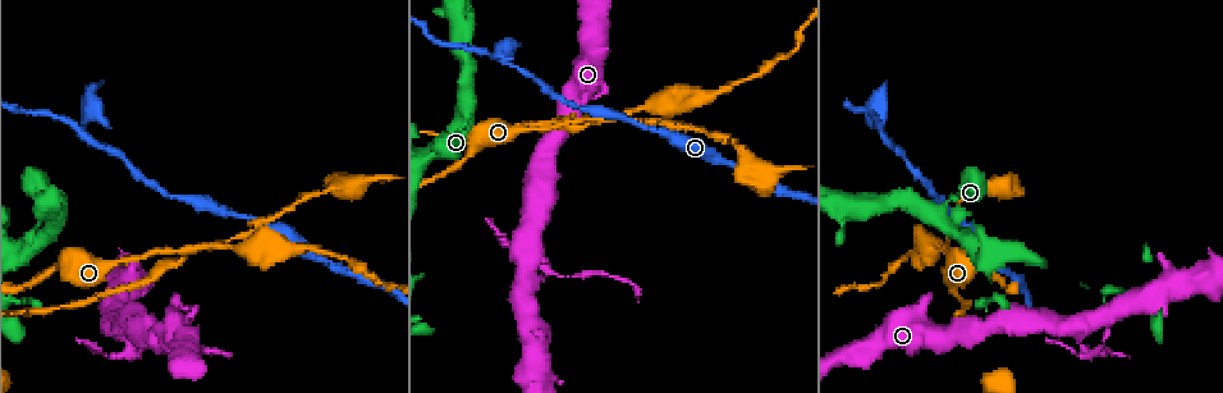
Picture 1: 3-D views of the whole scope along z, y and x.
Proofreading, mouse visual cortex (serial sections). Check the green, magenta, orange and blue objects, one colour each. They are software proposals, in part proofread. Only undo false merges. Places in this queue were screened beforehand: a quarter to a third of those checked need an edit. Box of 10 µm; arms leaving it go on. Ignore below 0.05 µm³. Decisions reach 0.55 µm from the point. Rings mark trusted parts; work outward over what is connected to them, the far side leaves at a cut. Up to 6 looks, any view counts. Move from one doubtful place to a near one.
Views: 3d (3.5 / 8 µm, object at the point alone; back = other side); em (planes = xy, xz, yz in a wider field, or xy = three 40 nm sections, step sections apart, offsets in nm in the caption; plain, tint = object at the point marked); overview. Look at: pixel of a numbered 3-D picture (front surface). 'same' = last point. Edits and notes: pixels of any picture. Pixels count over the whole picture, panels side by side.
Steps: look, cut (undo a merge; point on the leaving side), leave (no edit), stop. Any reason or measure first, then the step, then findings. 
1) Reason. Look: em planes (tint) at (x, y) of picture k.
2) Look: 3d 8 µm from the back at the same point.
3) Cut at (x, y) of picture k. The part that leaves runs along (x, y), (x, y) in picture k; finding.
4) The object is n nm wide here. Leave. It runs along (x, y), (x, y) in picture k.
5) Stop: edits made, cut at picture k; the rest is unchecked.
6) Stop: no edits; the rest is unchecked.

Two arms in line, one across. Look: 3d 3.5 µm from the back at (597, 120) of picture 1.

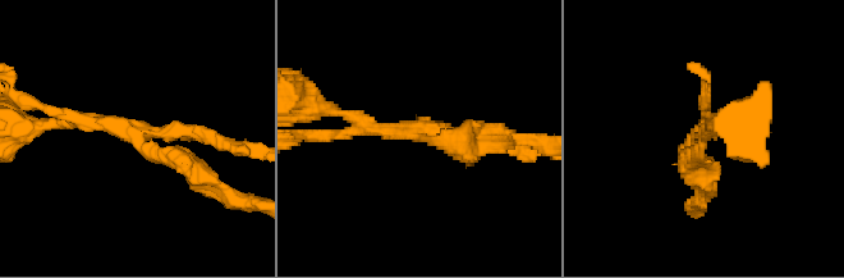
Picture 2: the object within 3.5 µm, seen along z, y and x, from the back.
Look: em planes (tint) at (139, 129) of picture 2.

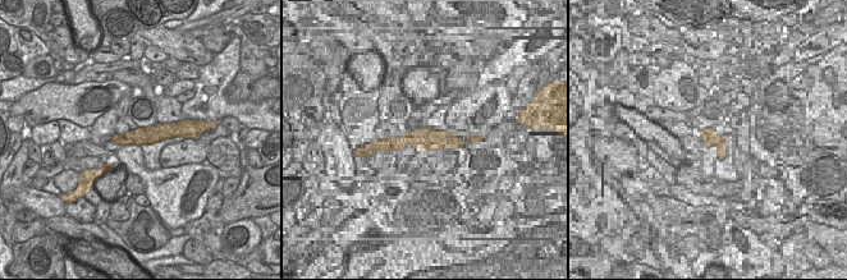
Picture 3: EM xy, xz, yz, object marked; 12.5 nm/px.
The arms are 150, 200, 250 nm wide. Cut at (183, 160) of picture 2. A second cell is stuck on.

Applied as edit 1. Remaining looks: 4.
Redraw. Look: overview.

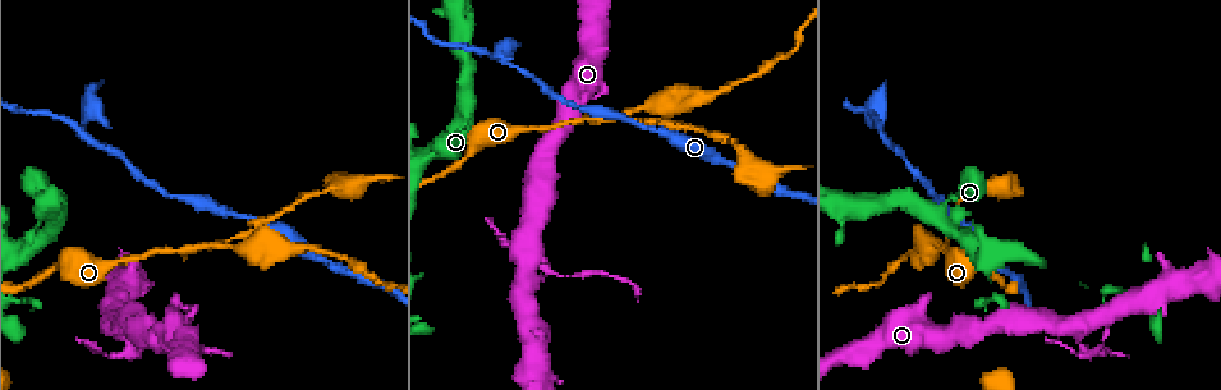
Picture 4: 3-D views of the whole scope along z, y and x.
Look: 3d 3.5 µm at (1081, 333) of picture 4.

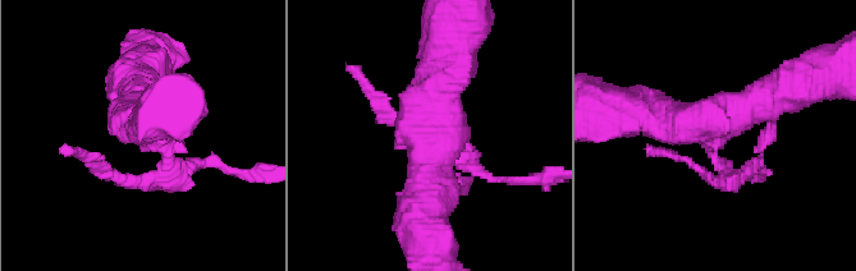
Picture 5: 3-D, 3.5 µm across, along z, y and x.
3 arms meet here; the arms are 200, 500, 500 nm wide. Look: em xy step 2 (plain) at (452, 131) of picture 5.

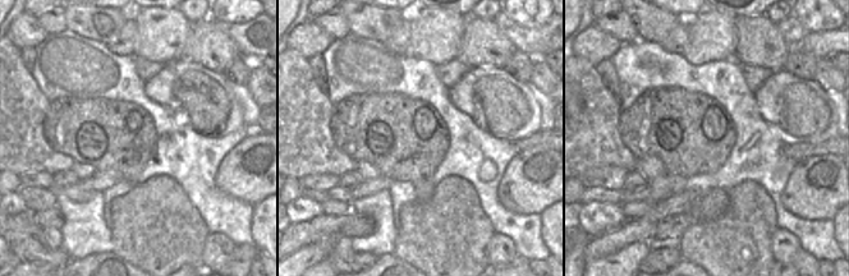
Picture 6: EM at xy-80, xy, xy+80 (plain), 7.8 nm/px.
Look: em xy step 2 (tint) at the same point.

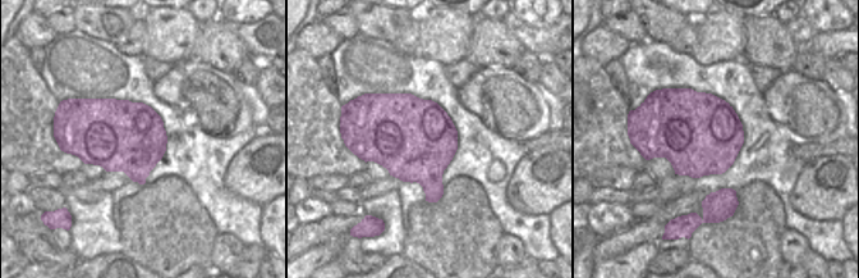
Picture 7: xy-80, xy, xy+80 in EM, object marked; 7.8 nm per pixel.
Leave. It runs along (452, 50), (425, 203) in picture 5; continuous, no second cell.

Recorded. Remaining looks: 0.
Stop: edits made, cut at picture 2; the rest is unchecked.

